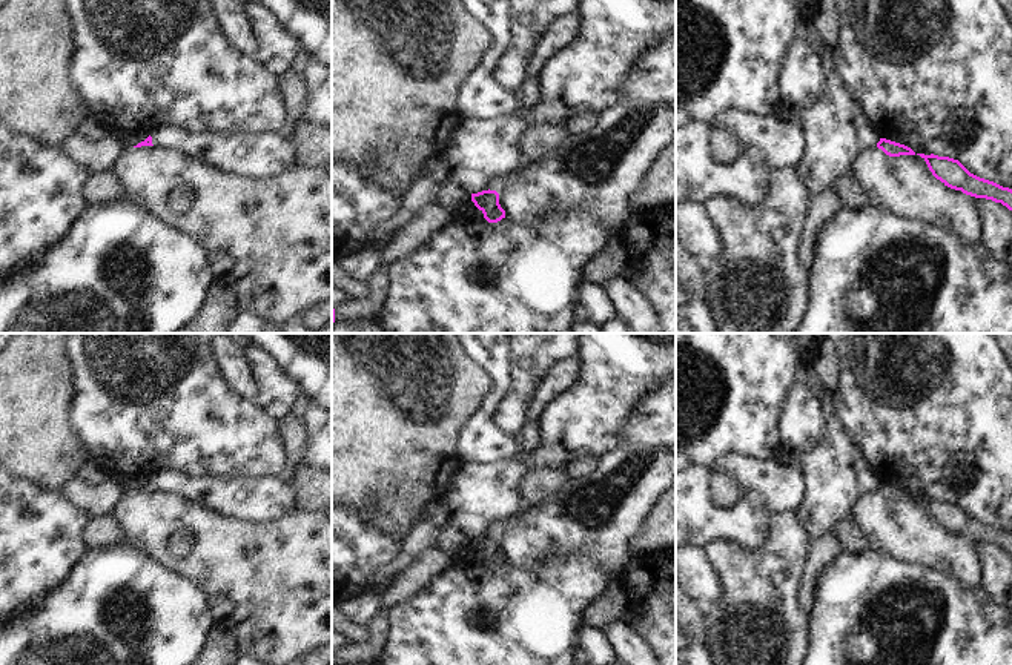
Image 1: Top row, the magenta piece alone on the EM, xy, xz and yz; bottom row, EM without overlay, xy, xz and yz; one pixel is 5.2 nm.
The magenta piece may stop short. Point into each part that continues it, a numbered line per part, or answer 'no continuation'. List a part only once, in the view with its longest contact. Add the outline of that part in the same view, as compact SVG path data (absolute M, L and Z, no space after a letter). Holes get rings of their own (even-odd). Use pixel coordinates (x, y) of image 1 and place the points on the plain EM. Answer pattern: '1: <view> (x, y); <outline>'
no continuation

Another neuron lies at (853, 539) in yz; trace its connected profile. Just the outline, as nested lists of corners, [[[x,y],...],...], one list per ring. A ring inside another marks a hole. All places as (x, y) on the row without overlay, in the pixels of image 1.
[[[852,518],[840,522],[840,525],[834,530],[834,534],[842,544],[843,553],[857,554],[868,550],[866,534]]]

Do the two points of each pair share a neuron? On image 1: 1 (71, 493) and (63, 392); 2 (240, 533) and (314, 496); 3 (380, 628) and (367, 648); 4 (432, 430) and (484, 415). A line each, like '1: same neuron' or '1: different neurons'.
1: different neurons
2: different neurons
3: same neuron
4: different neurons

